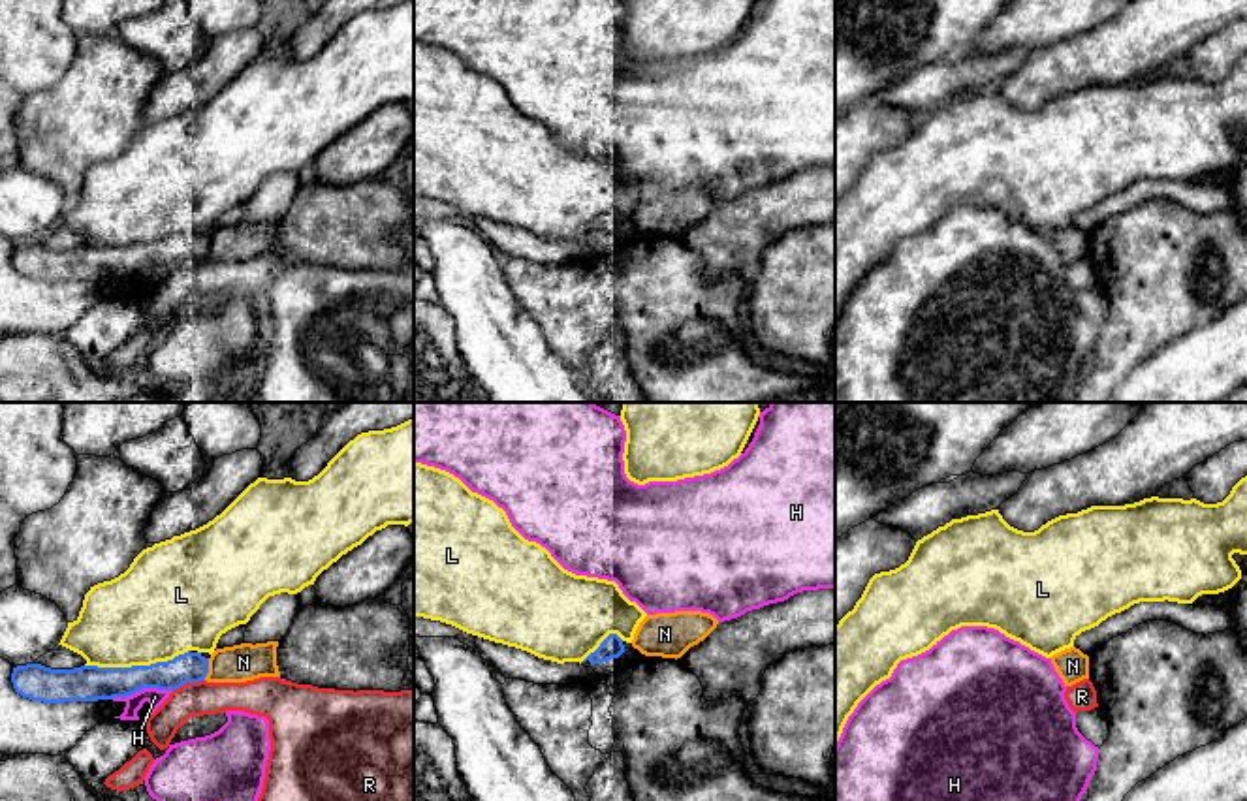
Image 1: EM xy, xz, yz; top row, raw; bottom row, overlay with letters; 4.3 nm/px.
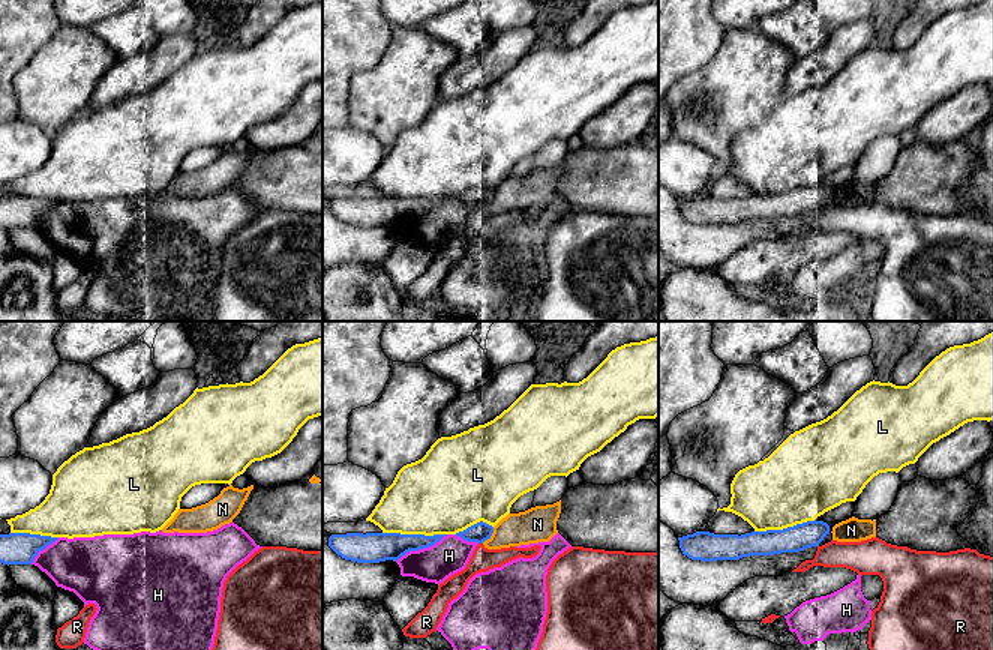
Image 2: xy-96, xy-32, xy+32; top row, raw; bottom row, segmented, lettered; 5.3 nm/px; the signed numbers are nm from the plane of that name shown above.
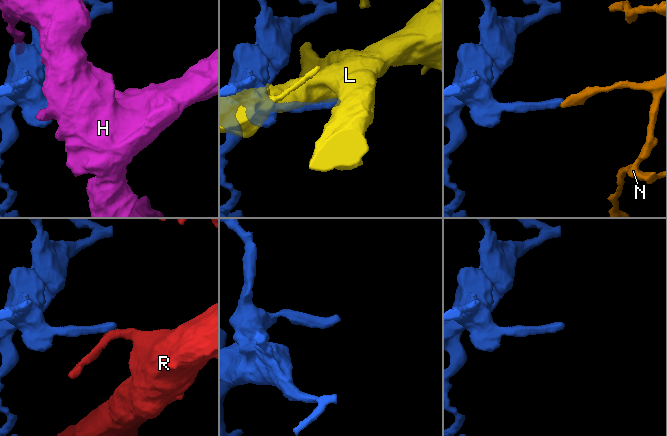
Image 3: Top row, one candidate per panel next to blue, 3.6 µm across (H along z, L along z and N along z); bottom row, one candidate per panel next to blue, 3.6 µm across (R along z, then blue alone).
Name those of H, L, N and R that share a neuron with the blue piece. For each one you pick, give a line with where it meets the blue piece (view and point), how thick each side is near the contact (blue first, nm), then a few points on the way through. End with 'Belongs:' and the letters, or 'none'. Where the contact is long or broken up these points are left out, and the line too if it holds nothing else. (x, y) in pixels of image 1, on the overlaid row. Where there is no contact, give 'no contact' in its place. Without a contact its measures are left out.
Belongs: none

